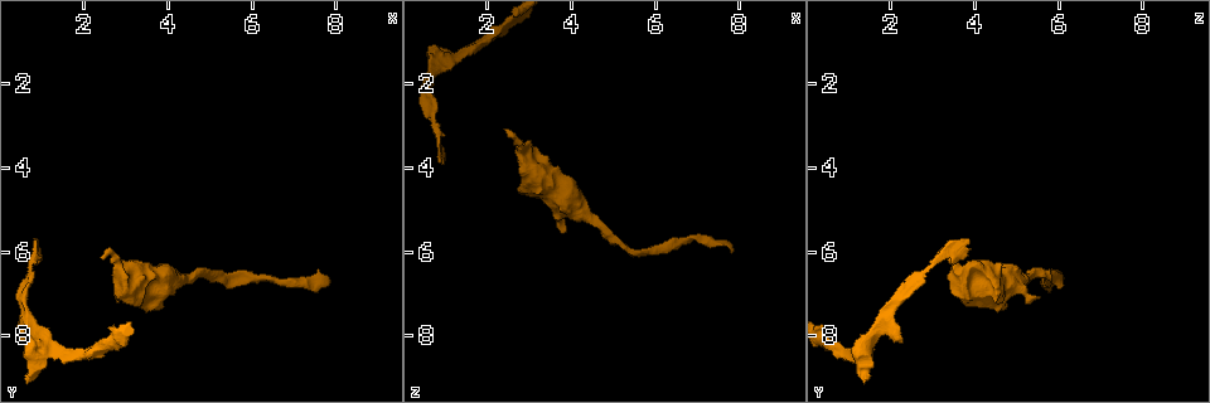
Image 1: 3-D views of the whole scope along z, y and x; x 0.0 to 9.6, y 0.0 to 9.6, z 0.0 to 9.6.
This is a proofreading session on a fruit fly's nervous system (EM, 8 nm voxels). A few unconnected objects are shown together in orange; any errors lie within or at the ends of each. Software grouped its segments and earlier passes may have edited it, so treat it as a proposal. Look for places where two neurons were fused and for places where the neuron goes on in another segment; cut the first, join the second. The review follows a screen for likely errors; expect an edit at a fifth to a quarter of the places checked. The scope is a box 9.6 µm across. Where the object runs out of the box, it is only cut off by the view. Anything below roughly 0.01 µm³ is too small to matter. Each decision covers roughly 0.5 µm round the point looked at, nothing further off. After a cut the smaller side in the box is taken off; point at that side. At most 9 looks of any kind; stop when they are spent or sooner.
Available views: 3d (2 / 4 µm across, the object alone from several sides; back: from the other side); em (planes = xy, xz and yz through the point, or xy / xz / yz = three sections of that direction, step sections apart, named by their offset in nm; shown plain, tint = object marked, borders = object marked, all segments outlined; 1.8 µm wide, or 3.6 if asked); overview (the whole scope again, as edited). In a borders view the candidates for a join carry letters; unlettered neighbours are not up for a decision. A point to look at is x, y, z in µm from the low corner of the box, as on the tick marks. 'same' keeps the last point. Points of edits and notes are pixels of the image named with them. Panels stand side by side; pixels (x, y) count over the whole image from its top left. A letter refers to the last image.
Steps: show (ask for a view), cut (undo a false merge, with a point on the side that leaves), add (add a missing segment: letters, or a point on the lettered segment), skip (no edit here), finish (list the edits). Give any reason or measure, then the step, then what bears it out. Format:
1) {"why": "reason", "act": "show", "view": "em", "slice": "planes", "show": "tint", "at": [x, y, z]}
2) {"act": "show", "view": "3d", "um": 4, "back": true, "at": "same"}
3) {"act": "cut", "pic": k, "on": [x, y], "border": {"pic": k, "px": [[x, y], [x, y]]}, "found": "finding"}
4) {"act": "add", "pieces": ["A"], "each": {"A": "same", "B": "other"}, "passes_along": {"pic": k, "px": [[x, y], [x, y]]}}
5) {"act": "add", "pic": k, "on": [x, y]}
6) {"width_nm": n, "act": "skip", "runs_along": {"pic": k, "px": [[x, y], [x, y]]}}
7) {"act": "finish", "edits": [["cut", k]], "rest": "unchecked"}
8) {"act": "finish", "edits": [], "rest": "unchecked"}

{"why": "branch stops here", "act": "show", "view": "em", "slice": "xy", "step": 4, "show": "borders", "at": [3.80, 7.15, 5.50]}

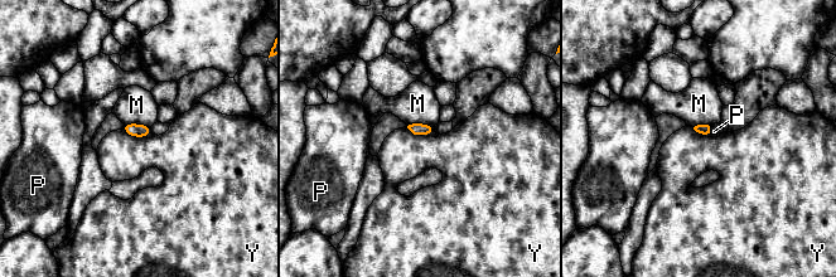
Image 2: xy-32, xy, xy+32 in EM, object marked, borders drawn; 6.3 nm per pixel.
{"act": "skip", "each": {"M": "other", "P": "other", "Y": "other"}, "border": {"pic": 2, "px": [[121, 129], [133, 136], [151, 134]]}, "found": "none of them fits"}

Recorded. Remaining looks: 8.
{"act": "show", "view": "em", "slice": "planes", "show": "borders", "at": [2.40, 6.20, 3.15]}

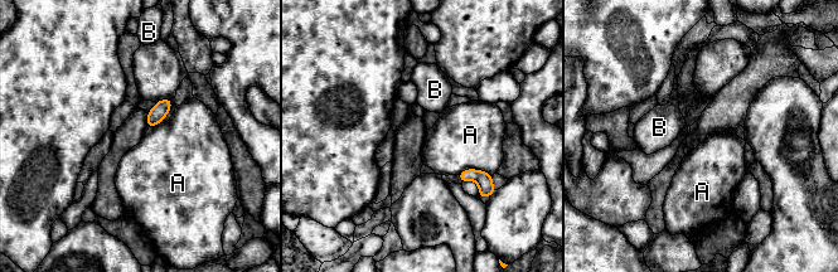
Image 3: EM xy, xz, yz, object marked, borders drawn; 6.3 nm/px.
{"width_nm": 110, "act": "skip", "each": {"A": "other", "B": "other"}, "border": {"pic": 3, "px": [[456, 174], [480, 169], [492, 175]]}, "found": "no lettered segment goes on from it"}

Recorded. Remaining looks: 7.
{"why": "thin end", "act": "show", "view": "em", "slice": "xz", "step": 16, "show": "borders", "at": [0.80, 5.70, 3.85]}

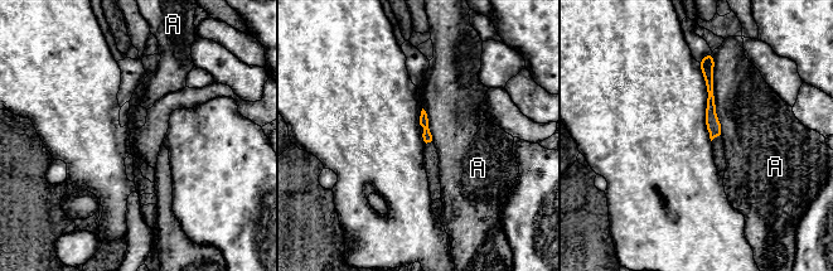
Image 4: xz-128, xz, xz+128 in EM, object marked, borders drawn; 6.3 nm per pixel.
{"act": "skip", "each": {"A": "other"}, "found": "no lettered segment goes on from it"}

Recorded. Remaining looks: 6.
{"why": "end of a long branch", "act": "show", "view": "em", "slice": "planes", "show": "plain", "at": [7.80, 6.70, 6.00]}

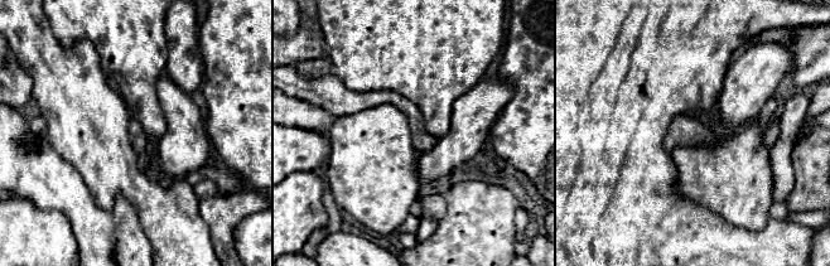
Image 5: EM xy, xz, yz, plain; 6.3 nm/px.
{"why": "with the object marked", "act": "show", "view": "em", "slice": "planes", "show": "tint", "at": "same"}

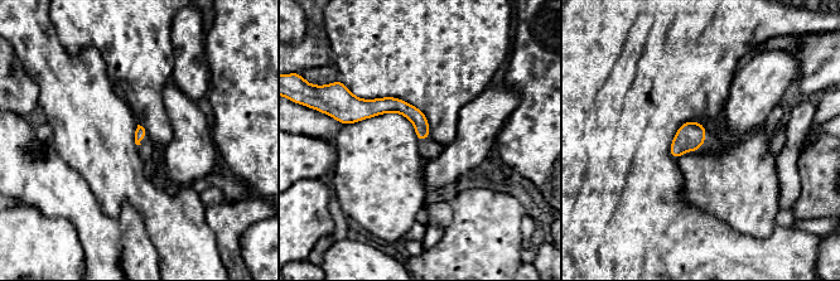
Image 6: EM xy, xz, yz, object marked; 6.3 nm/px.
{"act": "show", "view": "em", "slice": "planes", "show": "borders", "at": "same"}

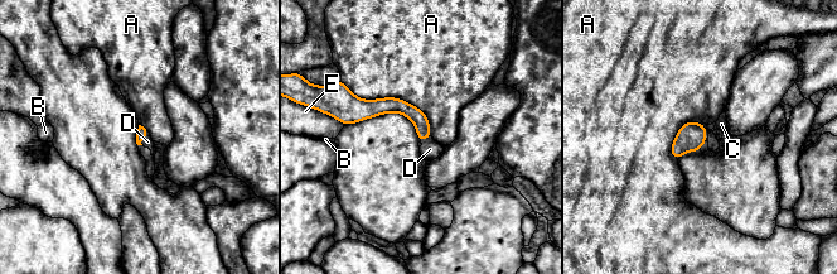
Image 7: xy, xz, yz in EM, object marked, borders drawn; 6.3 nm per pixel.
{"longest_contact_nm": ["A", 600], "act": "add", "pieces": ["D"], "each": {"A": "other", "B": "other", "C": "other", "D": "same", "E": "other"}, "found": "it goes on there"}

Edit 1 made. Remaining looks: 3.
{"act": "finish", "edits": [["add", 7]], "rest": "unchecked"}

